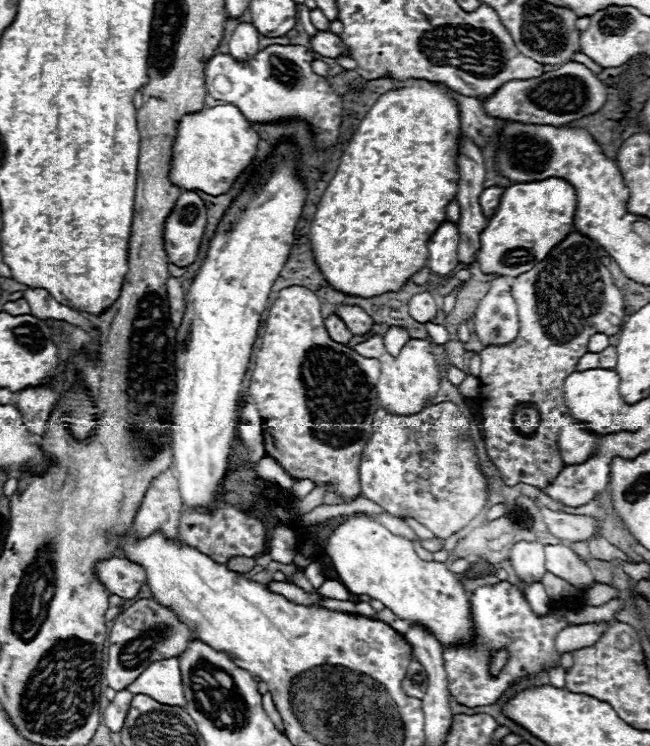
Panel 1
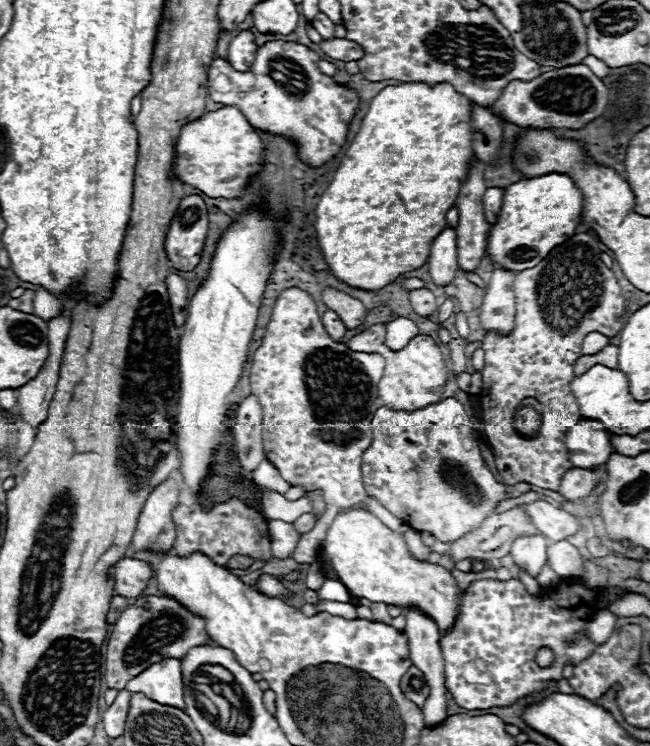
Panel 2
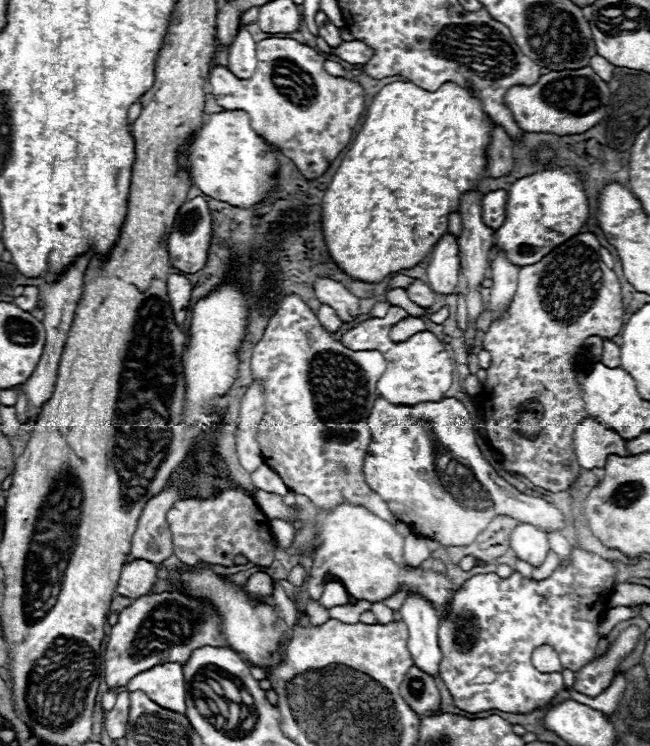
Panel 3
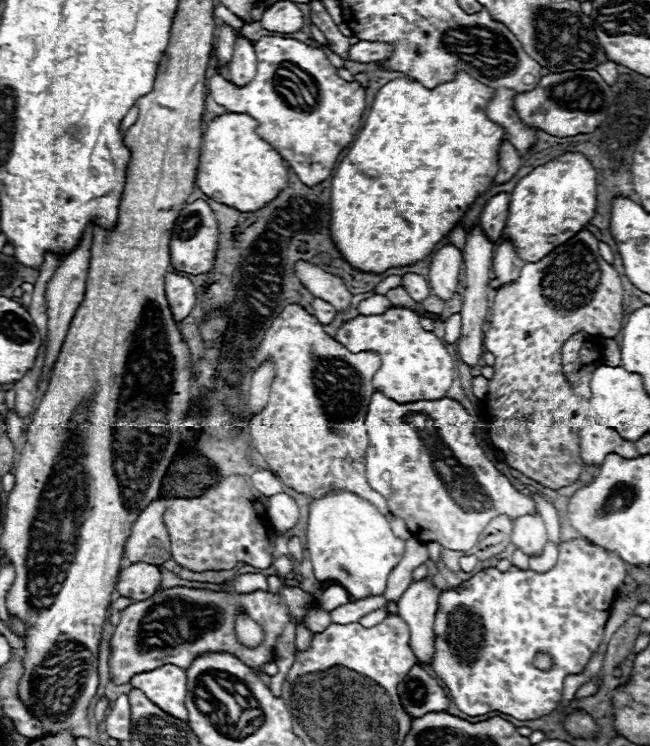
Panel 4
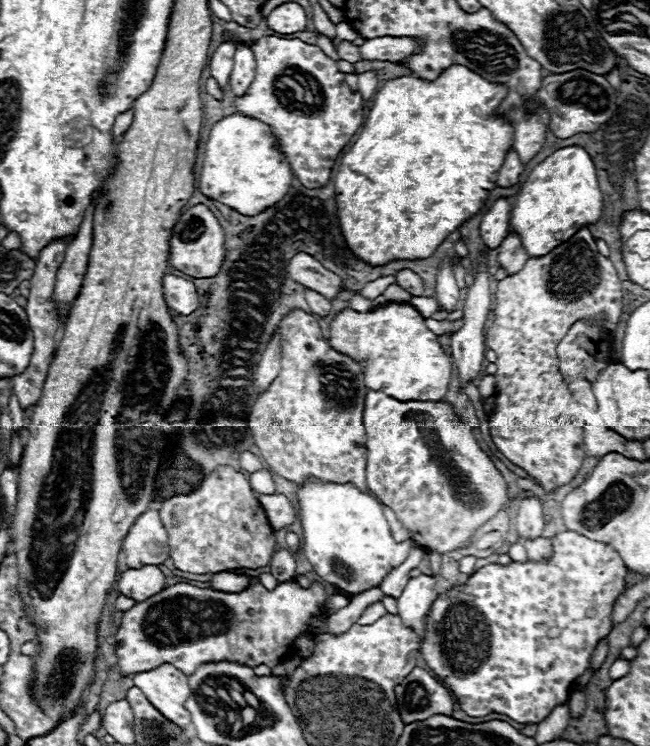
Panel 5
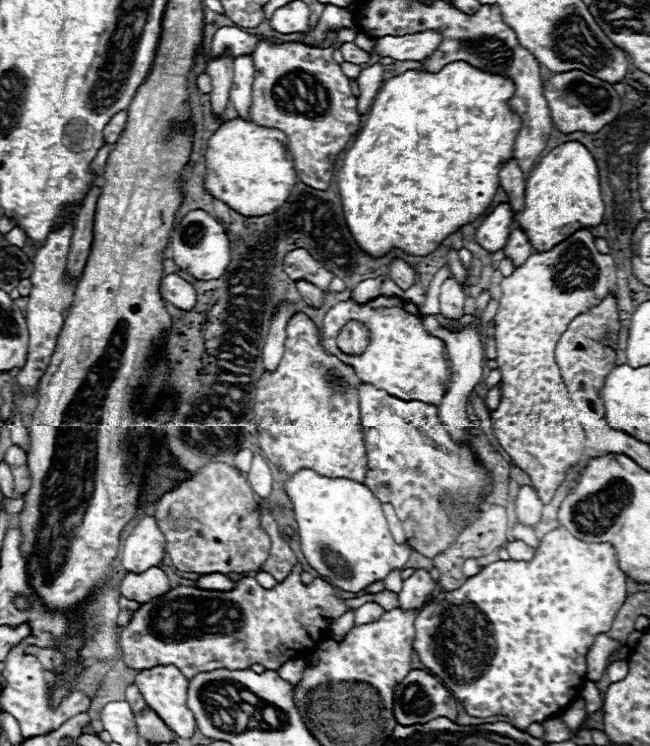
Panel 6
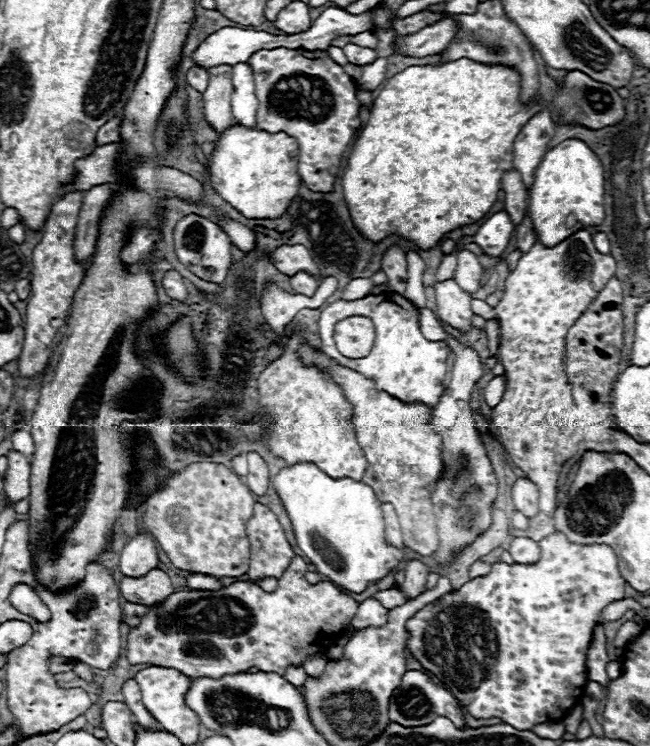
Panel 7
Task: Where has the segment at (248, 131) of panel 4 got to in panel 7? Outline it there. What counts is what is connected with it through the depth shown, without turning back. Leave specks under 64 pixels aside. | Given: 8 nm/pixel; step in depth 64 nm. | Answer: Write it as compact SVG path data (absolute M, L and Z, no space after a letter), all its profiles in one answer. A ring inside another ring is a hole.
M234 124L226 128L208 162L210 184L232 208L246 218L278 218L298 194L298 146L284 132L266 132Z

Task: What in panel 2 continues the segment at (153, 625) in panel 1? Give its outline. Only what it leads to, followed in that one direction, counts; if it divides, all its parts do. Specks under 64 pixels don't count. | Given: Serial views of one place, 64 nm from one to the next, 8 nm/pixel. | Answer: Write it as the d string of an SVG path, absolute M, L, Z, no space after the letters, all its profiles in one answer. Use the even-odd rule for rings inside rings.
M146 596L138 598L136 604L120 612L108 638L106 650L106 684L108 688L124 690L130 678L138 676L146 666L160 662L162 658L184 658L192 646L208 644L204 632L204 620L192 616L184 606L166 596Z

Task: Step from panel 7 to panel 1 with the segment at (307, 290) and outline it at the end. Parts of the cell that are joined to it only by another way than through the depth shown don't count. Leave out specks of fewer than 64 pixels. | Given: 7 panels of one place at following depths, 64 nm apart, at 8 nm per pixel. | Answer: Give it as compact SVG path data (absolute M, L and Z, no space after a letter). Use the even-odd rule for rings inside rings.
M328 316L324 320L324 326L326 326L326 330L328 330L328 334L330 334L330 338L334 342L340 342L340 344L348 344L350 342L352 332L346 328L346 324L338 316Z

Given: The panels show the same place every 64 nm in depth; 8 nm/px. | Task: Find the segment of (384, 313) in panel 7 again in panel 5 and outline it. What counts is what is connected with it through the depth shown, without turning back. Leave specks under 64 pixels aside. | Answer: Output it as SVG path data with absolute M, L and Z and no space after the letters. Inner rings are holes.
M386 304L374 312L340 312L330 326L330 344L334 350L354 360L368 360L366 386L382 390L400 402L426 398L440 402L452 382L452 360L440 346L438 336L424 326L424 318L410 304Z

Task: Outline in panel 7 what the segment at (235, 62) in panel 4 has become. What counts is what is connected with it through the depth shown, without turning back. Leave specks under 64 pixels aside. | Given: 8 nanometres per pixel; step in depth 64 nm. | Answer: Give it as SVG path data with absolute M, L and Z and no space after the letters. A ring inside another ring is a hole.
M248 62L234 64L232 72L232 116L236 124L254 128L258 110L258 100L254 94L254 72L250 70Z

